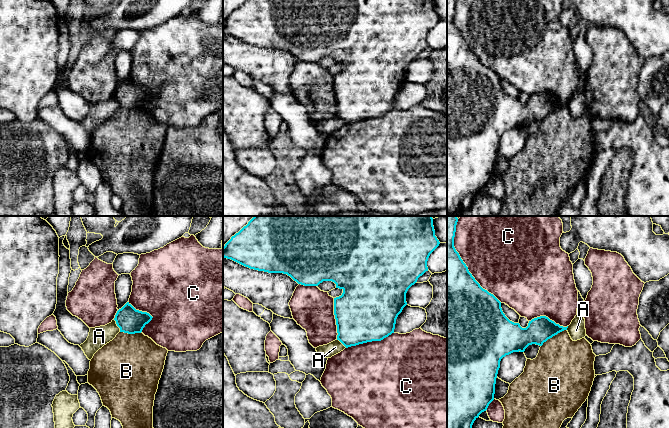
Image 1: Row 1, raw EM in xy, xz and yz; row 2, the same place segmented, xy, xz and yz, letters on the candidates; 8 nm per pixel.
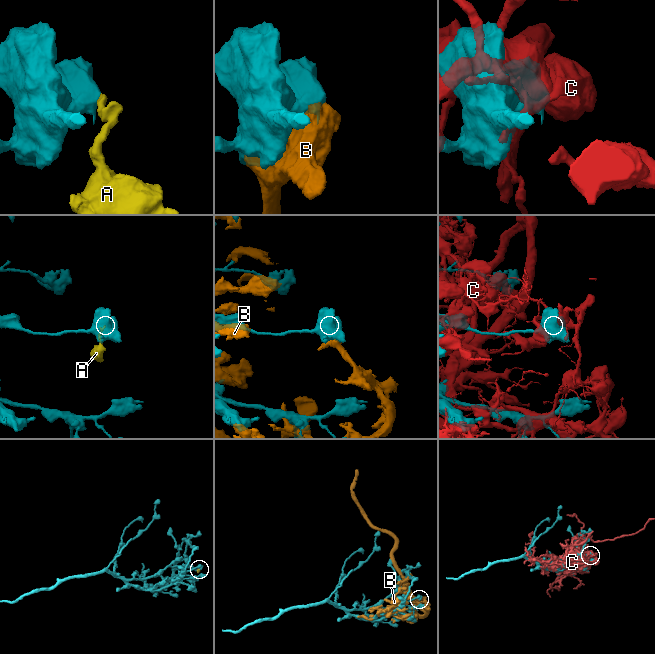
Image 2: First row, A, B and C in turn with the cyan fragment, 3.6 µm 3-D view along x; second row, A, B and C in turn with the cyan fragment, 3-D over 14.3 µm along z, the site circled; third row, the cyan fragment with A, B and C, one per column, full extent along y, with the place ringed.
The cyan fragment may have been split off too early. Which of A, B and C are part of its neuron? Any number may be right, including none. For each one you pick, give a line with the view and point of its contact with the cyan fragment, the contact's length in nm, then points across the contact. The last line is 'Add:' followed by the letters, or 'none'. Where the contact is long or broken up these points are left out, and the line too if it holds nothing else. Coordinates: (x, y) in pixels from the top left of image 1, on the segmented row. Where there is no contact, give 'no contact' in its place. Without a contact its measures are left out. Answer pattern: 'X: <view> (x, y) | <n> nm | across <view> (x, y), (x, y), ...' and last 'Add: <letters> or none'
Add: none

